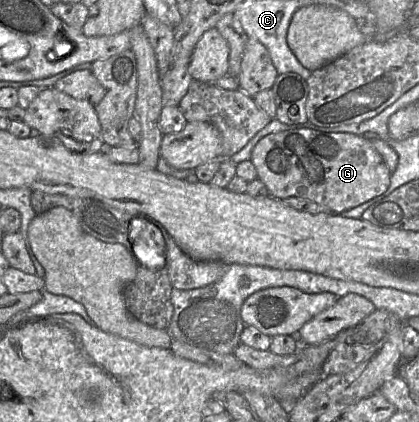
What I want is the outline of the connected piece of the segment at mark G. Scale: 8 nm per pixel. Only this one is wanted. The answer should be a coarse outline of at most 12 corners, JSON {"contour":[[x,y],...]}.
{"contour":[[298,128],[250,161],[271,197],[342,213],[382,199],[371,140]]}

